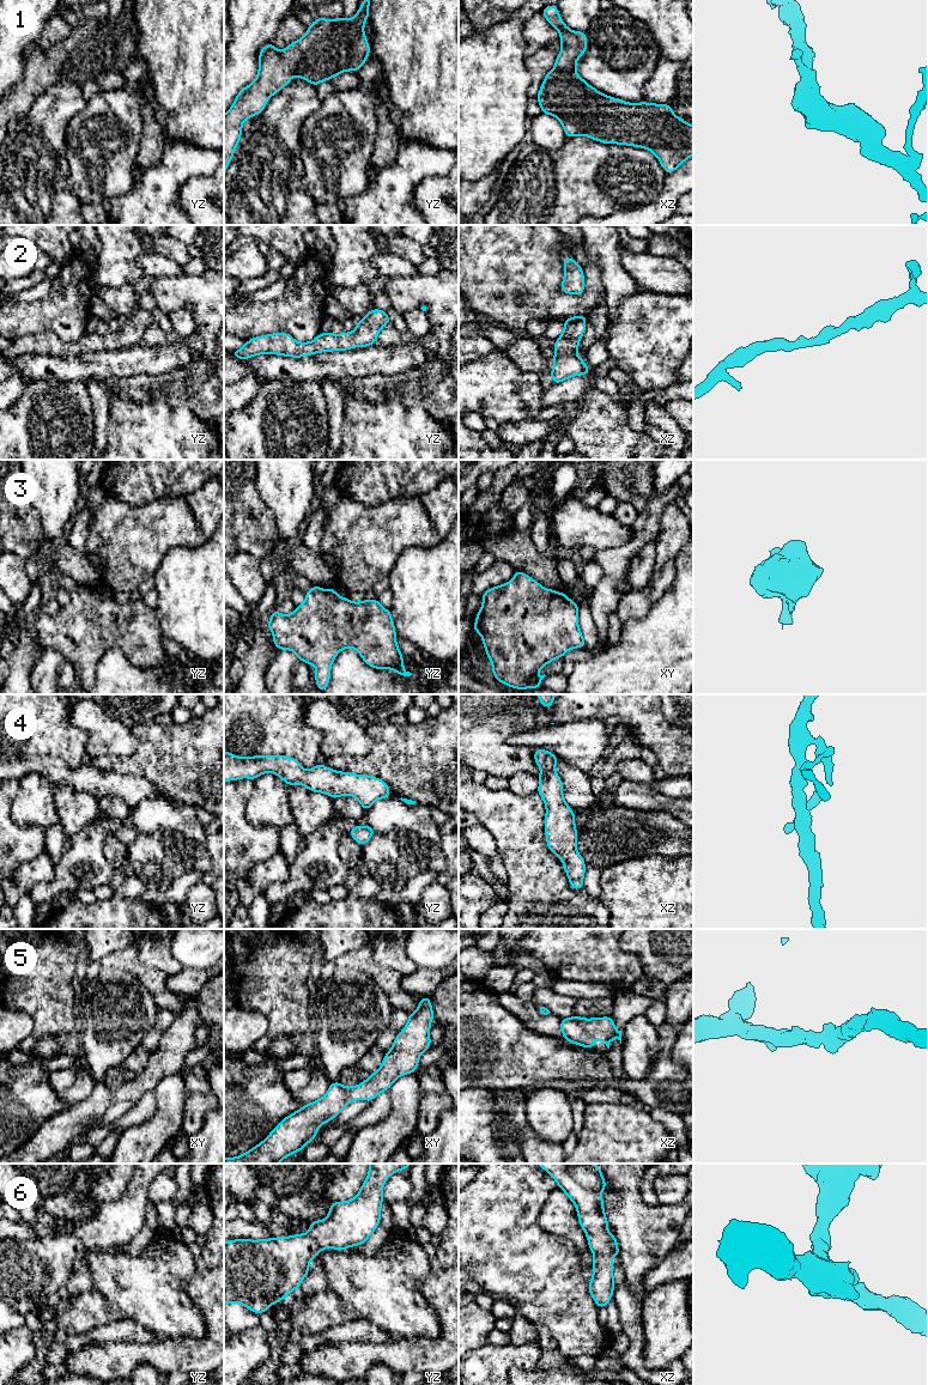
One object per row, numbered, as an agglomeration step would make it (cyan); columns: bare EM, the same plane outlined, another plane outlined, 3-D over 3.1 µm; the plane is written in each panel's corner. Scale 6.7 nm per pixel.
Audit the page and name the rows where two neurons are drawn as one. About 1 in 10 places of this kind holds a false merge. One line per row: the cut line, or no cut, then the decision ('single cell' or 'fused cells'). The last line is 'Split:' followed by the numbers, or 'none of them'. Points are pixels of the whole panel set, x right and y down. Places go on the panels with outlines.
1: cut none; single cell
2: cut none; single cell
3: cut none; single cell
4: cut none; single cell
5: cut none; single cell
6: cut none; single cell
Split: none of them

